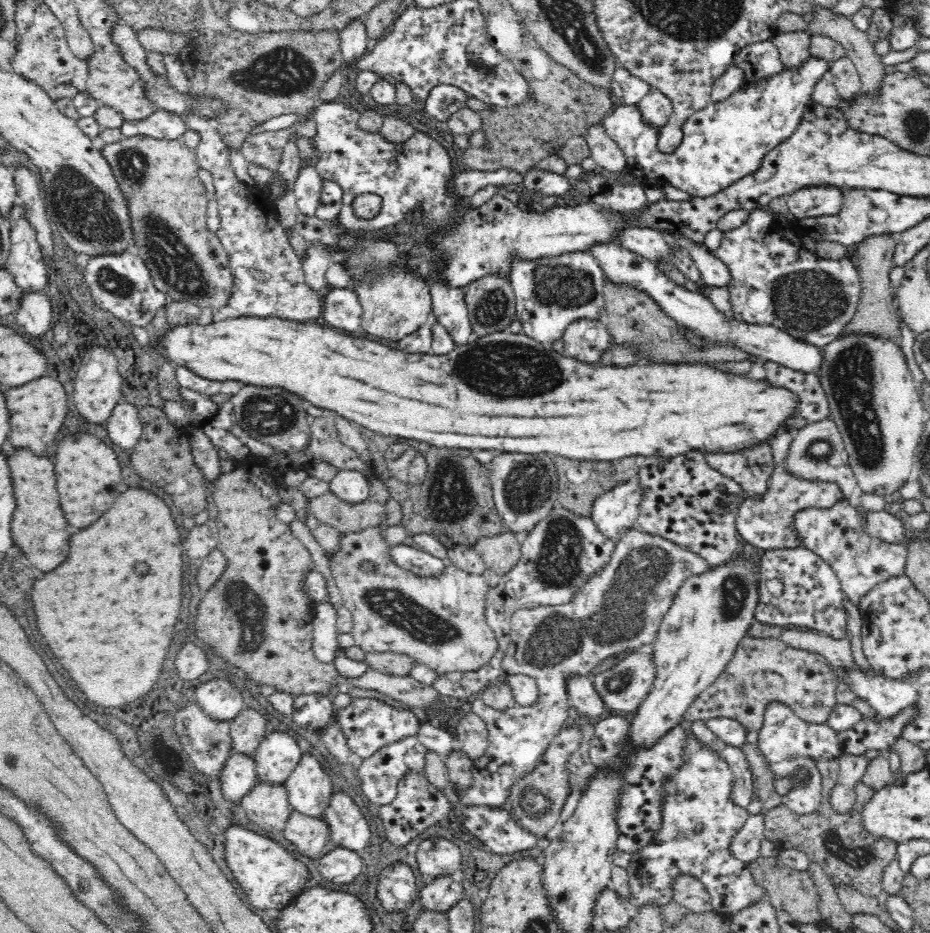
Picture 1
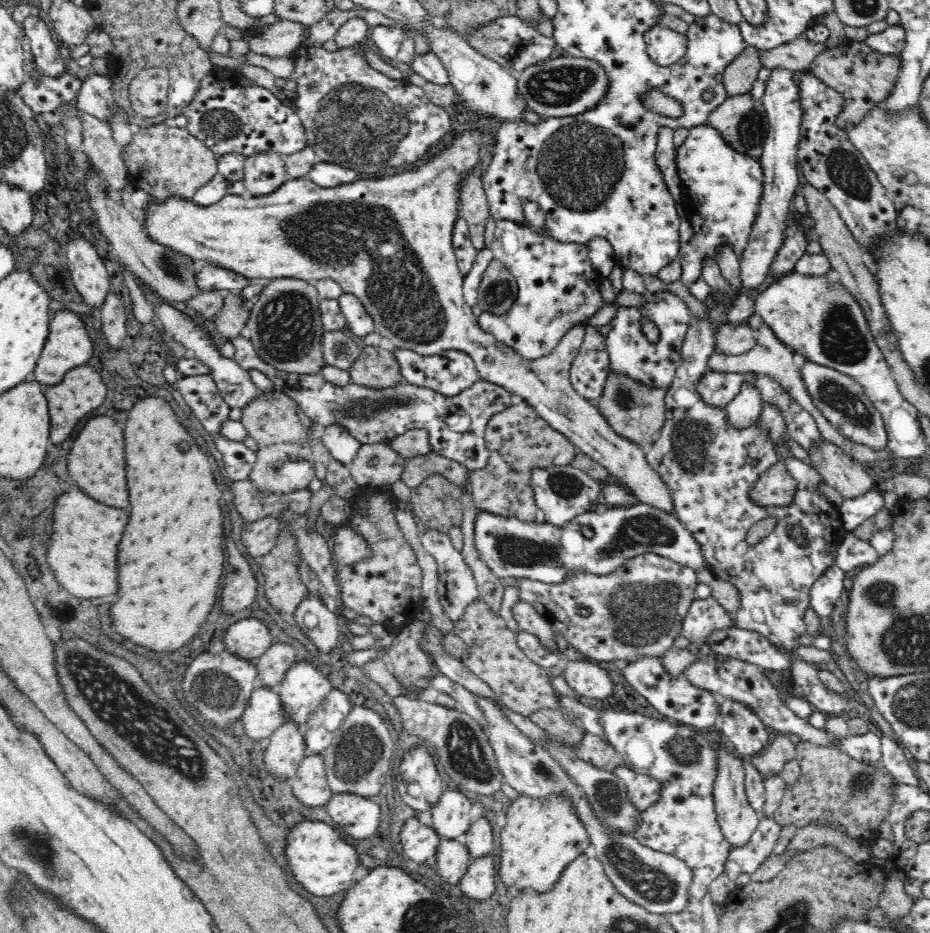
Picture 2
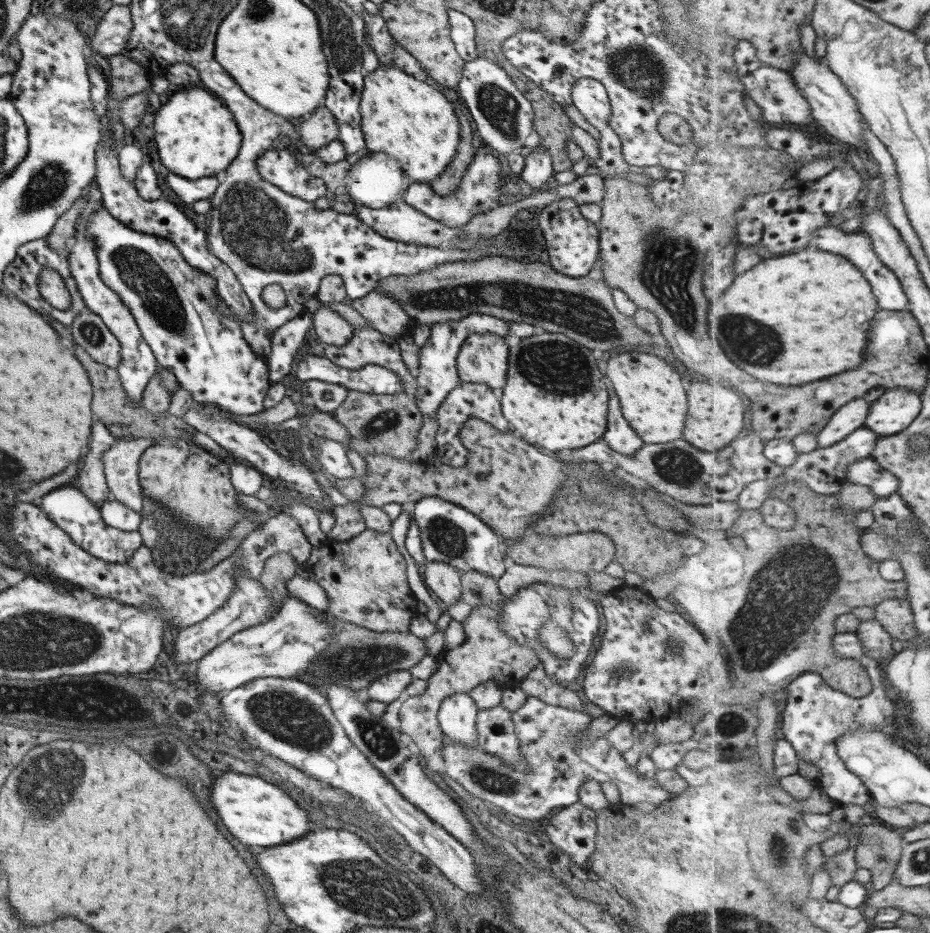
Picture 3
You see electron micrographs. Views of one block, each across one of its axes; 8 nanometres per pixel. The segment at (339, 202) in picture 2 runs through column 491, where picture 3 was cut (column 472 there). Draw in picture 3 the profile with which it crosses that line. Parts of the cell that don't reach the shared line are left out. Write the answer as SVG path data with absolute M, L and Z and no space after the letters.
M473 334L460 347L456 365L458 376L462 383L484 383L492 390L504 388L509 356L508 344L502 335Z

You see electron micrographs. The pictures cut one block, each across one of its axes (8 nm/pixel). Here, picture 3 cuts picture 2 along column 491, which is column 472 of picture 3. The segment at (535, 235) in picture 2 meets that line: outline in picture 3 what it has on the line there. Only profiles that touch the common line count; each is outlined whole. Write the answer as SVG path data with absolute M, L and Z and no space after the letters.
M478 313L470 314L461 320L446 321L432 325L427 342L419 349L420 365L418 365L418 374L416 376L418 387L416 387L414 399L422 415L436 417L438 408L448 396L448 393L462 383L460 376L458 376L456 365L458 353L464 340L476 333L494 333L506 338L508 336L507 324L508 322L504 320Z

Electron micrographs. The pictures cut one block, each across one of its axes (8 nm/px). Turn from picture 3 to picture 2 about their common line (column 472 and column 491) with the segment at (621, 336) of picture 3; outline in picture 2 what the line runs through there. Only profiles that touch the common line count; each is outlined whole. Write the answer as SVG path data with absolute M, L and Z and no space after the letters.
M493 258L482 276L476 311L502 316L512 308L518 291L514 275Z

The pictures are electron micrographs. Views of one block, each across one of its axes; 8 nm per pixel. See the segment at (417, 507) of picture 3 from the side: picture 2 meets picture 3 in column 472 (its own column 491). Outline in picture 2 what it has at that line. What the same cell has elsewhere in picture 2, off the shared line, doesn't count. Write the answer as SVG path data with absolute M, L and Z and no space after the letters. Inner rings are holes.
M639 503L636 506L604 507L601 510L592 510L578 514L564 526L554 526L549 522L538 523L524 522L512 516L478 510L474 526L474 546L479 557L490 570L499 578L523 578L540 581L546 584L562 582L570 571L582 569L582 572L592 574L610 574L631 558L646 553L654 553L682 566L689 566L695 571L708 568L705 562L700 543L694 540L692 533L685 524L675 515L655 509L650 505ZM588 526L594 531L592 538L587 538L582 533L582 528Z

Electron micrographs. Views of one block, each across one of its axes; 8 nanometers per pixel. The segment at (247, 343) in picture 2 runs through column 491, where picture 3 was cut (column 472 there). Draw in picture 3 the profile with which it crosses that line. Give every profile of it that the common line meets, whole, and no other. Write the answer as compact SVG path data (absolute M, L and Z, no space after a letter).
M463 382L448 393L448 396L440 404L436 419L438 422L438 430L436 432L436 453L435 456L441 460L441 464L450 467L460 467L467 463L468 450L460 441L460 430L464 427L464 422L468 418L480 418L484 422L488 422L494 430L498 432L509 432L510 424L501 411L501 401L494 394L492 388L484 383Z

